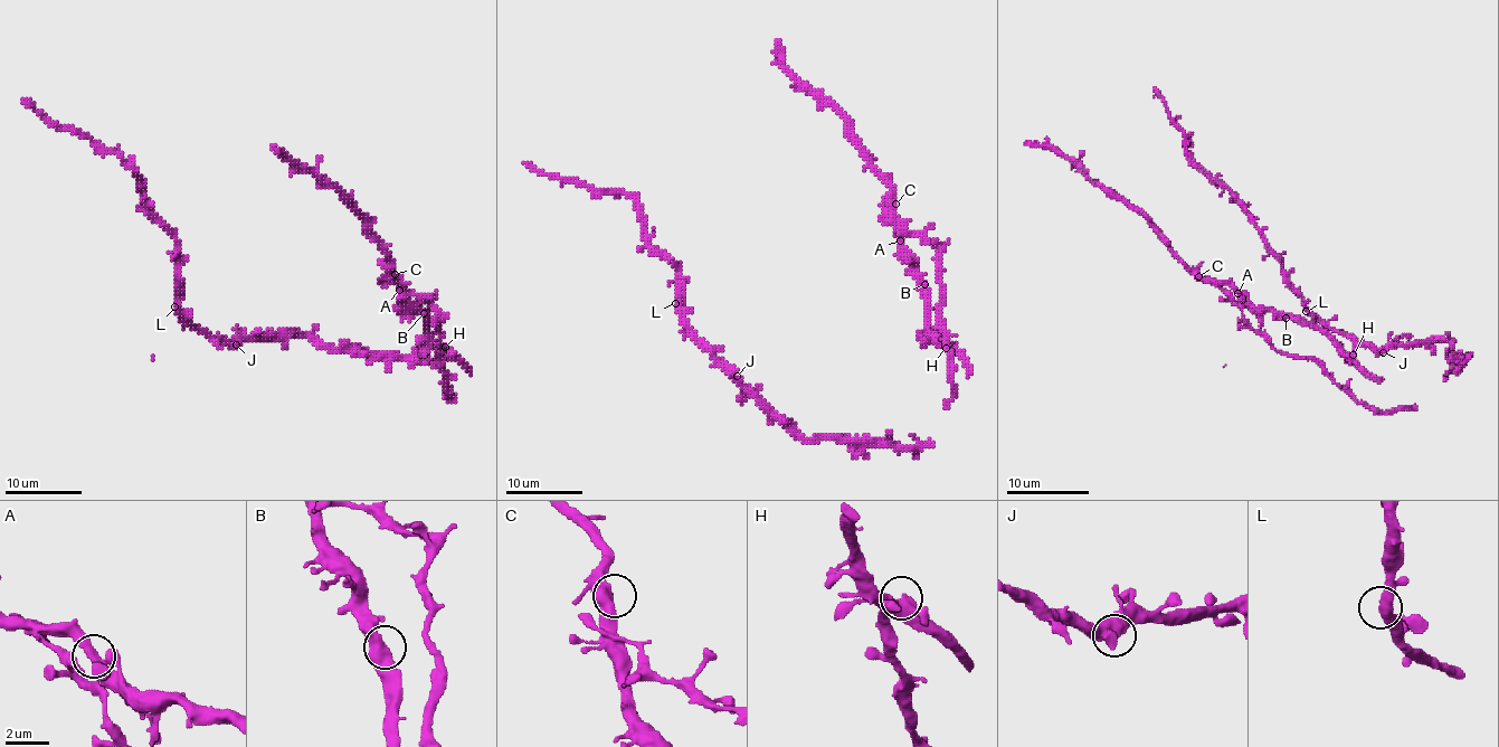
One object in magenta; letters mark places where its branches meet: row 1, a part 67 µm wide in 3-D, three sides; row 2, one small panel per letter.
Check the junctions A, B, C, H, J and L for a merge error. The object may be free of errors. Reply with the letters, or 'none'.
none

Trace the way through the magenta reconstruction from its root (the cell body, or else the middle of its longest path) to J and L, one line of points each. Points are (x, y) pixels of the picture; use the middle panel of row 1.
J: (894, 445), (794, 436), (737, 377)
L: (894, 445), (794, 436), (696, 337), (675, 303)

